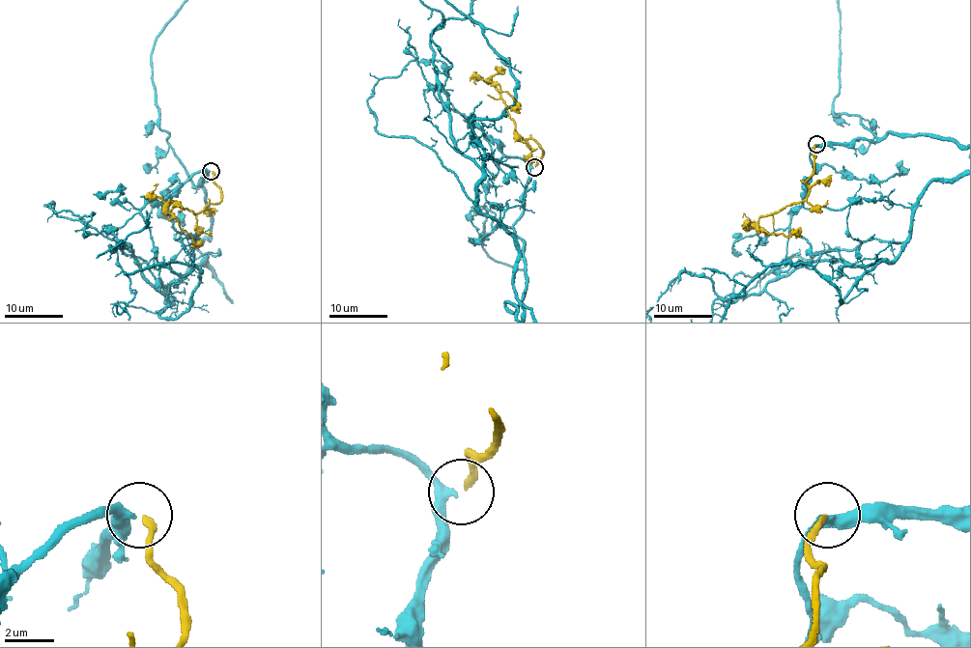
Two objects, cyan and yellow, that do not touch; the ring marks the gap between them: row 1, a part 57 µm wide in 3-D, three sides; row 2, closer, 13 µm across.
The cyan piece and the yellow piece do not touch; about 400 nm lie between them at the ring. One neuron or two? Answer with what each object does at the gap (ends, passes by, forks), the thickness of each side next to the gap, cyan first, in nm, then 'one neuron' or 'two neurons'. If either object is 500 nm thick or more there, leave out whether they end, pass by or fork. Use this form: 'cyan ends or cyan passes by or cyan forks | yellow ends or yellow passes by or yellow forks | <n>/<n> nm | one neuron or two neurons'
cyan passes by | yellow ends | 360/240 nm | one neuron

